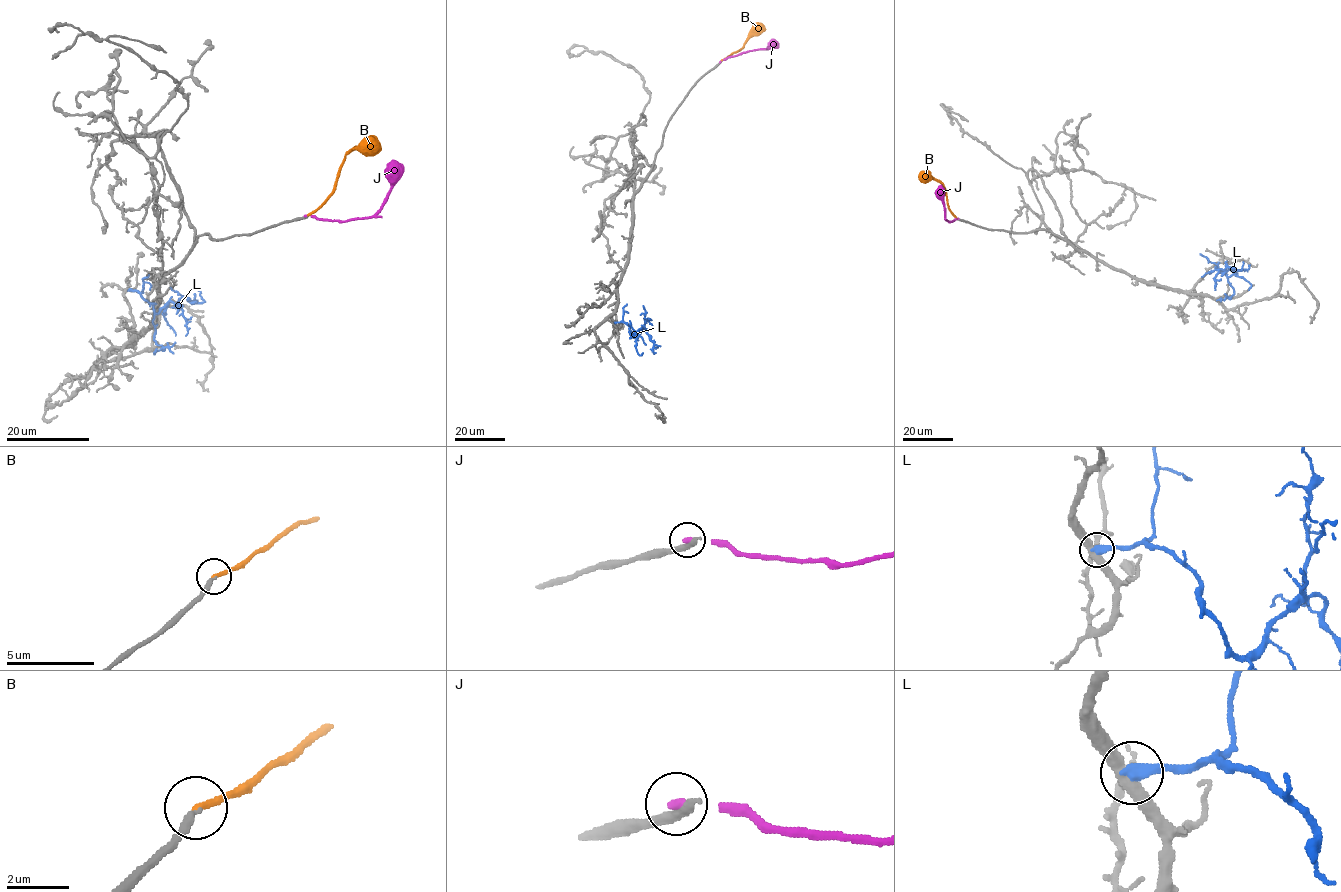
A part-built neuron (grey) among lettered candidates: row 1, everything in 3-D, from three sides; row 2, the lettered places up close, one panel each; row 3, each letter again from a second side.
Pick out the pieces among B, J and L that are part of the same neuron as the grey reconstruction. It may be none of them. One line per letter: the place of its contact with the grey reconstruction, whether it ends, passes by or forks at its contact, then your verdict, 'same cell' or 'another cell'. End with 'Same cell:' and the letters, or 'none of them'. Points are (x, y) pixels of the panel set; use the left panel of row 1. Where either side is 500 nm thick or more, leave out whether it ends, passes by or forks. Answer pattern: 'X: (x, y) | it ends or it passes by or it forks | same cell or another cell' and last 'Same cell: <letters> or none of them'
B: (308, 214) | it ends | same cell
J: (305, 215) | it ends | another cell
L: (129, 290) | it ends | another cell
Same cell: B

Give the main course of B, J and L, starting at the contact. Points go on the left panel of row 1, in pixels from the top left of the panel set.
B: (308, 214), (333, 190), (345, 156), (366, 139), (375, 143)
J: (305, 215), (325, 220), (371, 217), (390, 188), (393, 161)
L: (129, 289), (154, 304), (157, 313), (183, 297), (203, 302), (196, 288)

